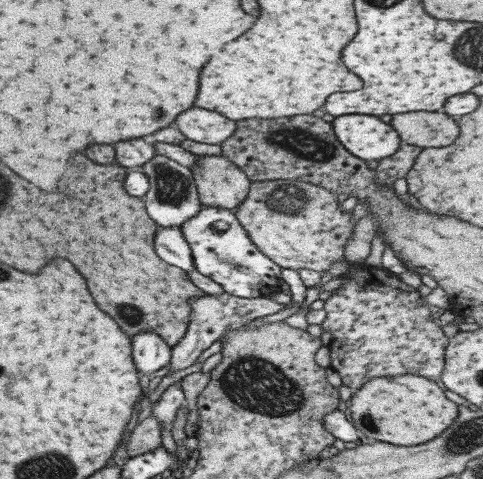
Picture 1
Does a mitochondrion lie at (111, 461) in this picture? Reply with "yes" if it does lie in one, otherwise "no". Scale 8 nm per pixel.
no

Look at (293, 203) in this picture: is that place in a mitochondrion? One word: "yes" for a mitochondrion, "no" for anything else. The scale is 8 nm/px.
yes

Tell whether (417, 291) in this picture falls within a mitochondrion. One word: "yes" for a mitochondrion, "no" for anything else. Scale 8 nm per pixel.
no

